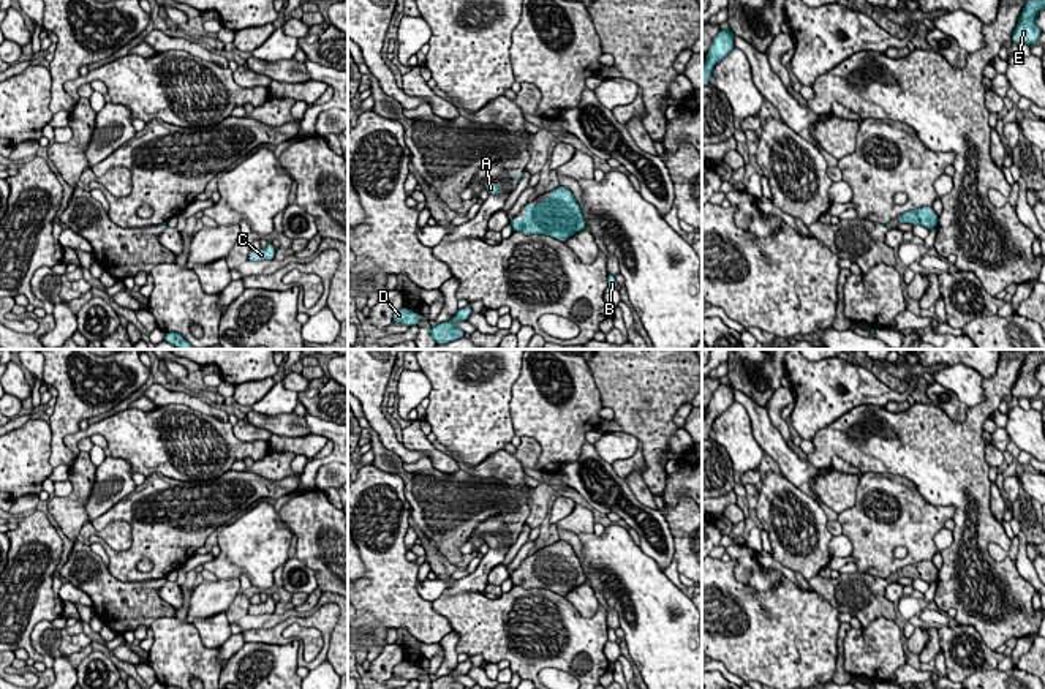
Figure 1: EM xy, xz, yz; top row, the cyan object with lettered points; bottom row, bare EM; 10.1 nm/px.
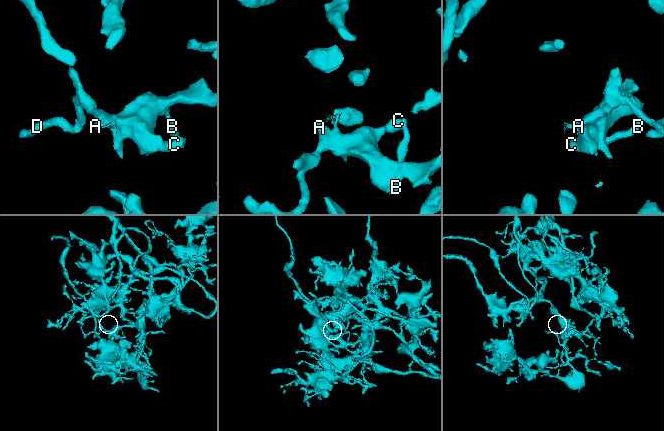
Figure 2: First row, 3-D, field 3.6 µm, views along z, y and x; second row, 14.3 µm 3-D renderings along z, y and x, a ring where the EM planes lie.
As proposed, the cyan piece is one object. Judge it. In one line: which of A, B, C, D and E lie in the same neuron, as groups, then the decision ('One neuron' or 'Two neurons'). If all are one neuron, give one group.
Groups: A B C D E. One neuron

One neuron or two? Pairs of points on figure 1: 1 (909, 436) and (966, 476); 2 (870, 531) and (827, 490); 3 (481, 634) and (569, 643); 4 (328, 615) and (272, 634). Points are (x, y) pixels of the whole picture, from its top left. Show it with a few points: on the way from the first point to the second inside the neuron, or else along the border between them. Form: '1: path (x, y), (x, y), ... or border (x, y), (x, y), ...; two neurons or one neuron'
1: path (924, 444), (952, 470); one neuron
2: border (860, 476), (856, 485), (856, 503), (838, 514); two neurons
3: path (503, 628), (549, 631); one neuron
4: path (313, 620), (290, 620), (286, 623); one neuron

